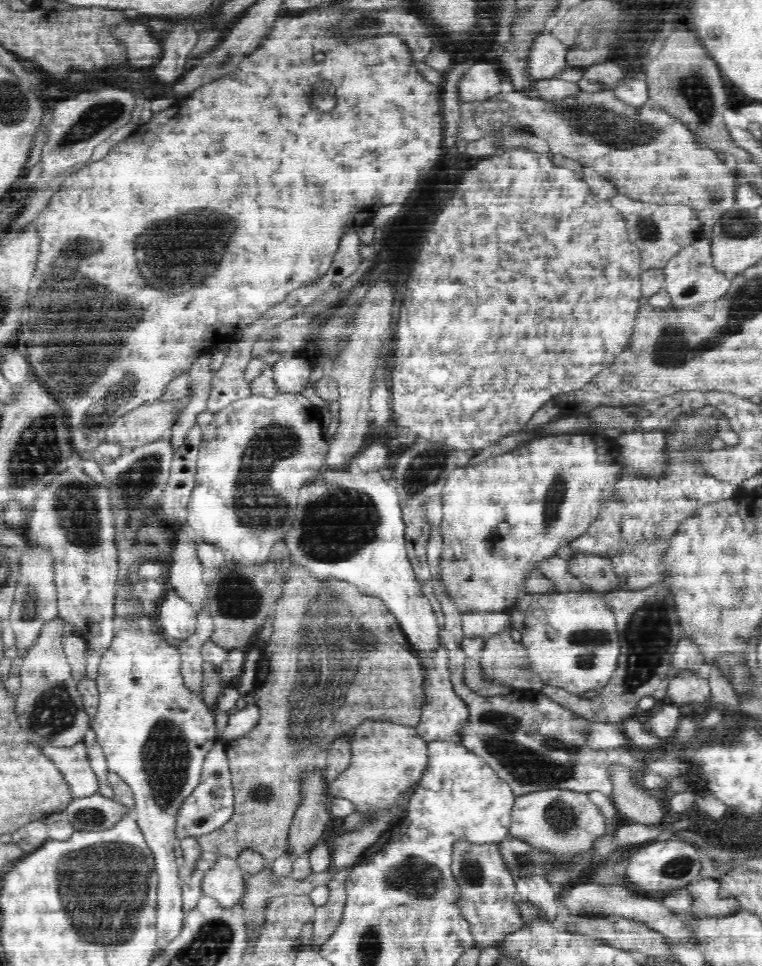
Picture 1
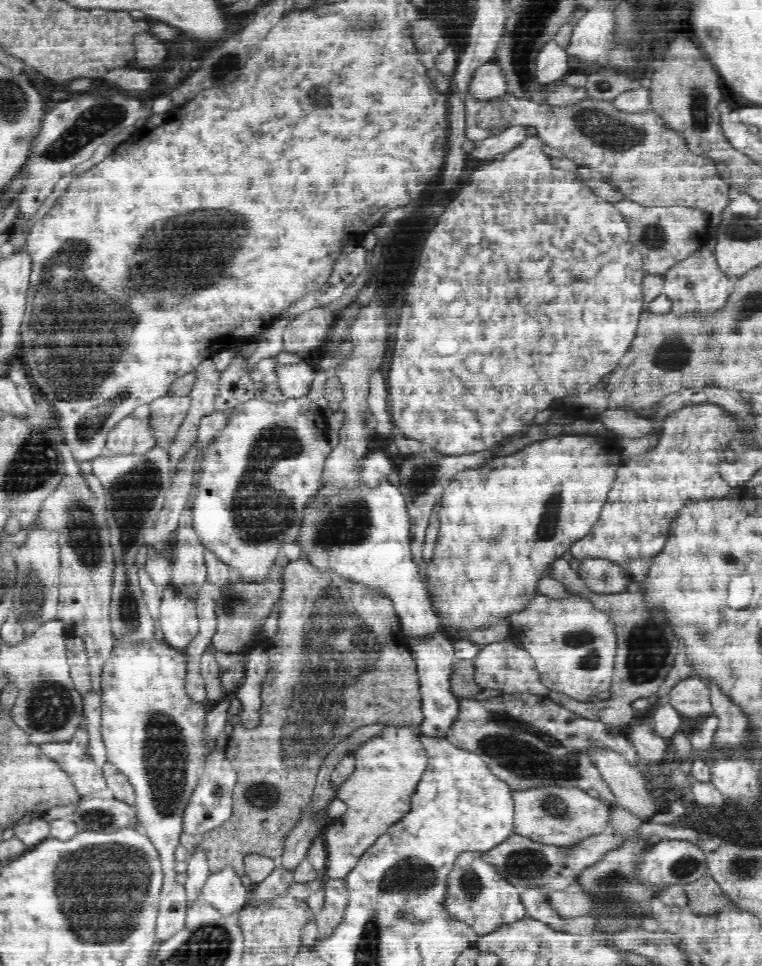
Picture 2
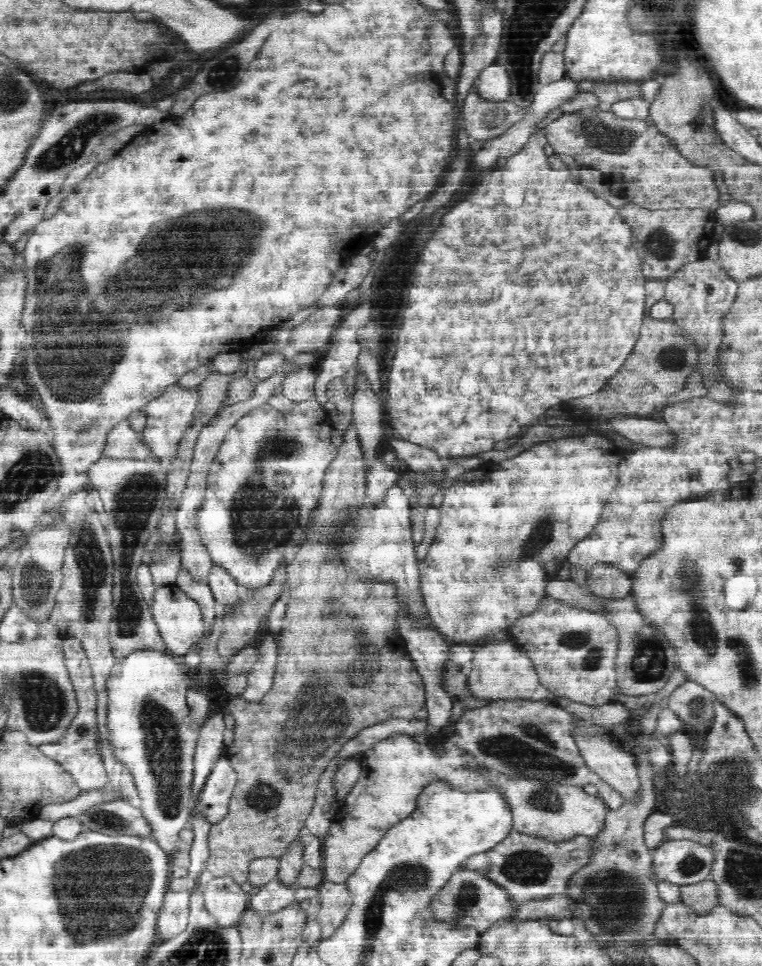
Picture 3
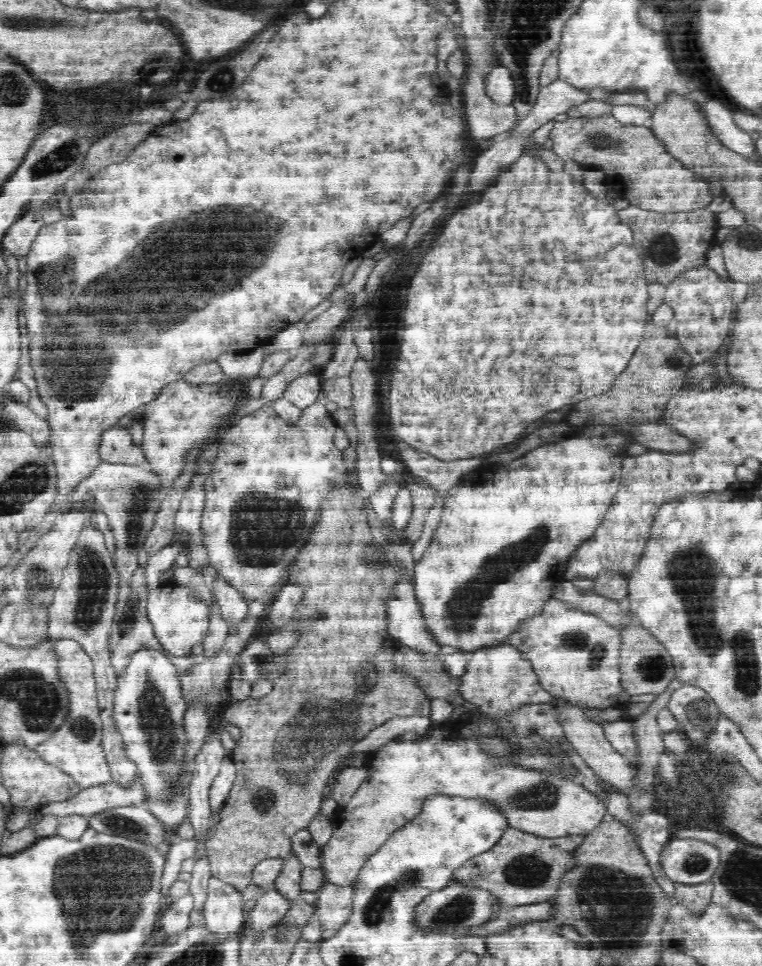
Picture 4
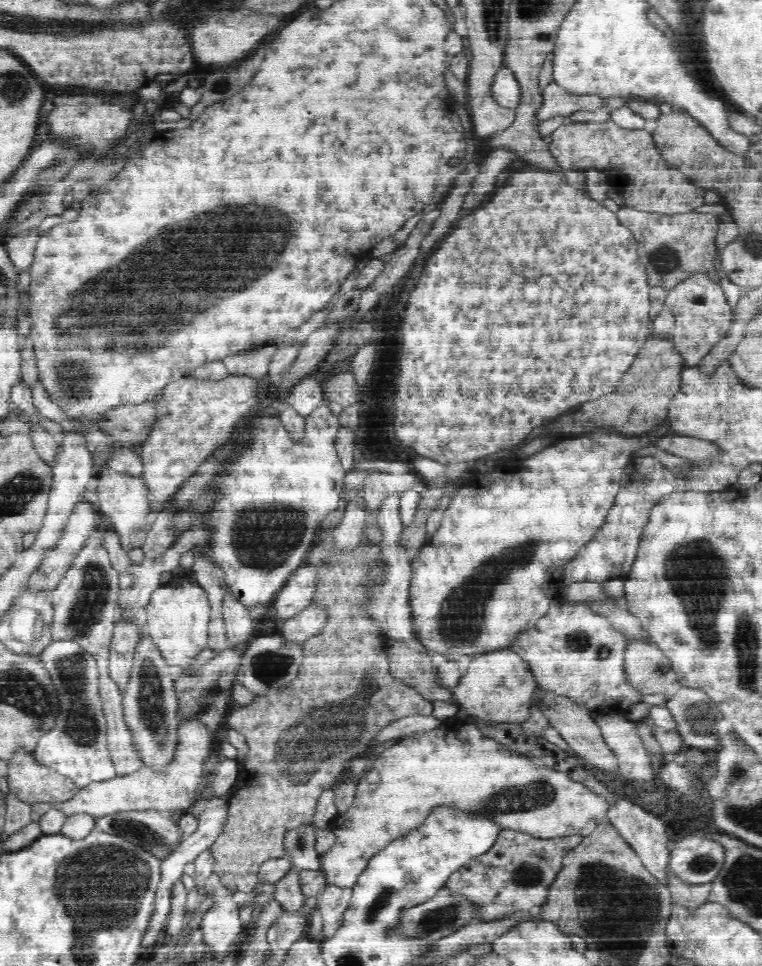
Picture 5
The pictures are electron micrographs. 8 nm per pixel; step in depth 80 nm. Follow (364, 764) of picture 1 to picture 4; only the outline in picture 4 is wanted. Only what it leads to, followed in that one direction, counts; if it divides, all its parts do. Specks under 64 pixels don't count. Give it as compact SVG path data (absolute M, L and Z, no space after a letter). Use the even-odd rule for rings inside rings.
M428 733L416 741L392 739L371 754L366 765L368 771L366 780L359 784L351 800L333 815L334 825L330 838L322 846L321 869L326 880L343 887L351 884L367 856L380 848L382 842L390 836L390 832L394 832L396 828L404 826L410 818L414 818L420 810L422 800L434 792L466 798L492 799L499 810L508 817L510 827L542 838L589 835L600 826L604 815L608 812L599 793L587 792L581 783L578 786L556 775L542 775L520 767L494 766L486 756L482 756L482 751L474 748L474 743L464 742L464 739L460 738L456 740L454 734L442 736L442 734Z

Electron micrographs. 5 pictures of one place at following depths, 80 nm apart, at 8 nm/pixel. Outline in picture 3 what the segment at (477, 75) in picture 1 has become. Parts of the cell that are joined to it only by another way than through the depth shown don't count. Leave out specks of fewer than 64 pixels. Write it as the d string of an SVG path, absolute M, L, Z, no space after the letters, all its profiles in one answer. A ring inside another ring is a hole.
M498 62L486 65L474 82L474 91L478 97L489 101L509 100L510 81L506 69Z

